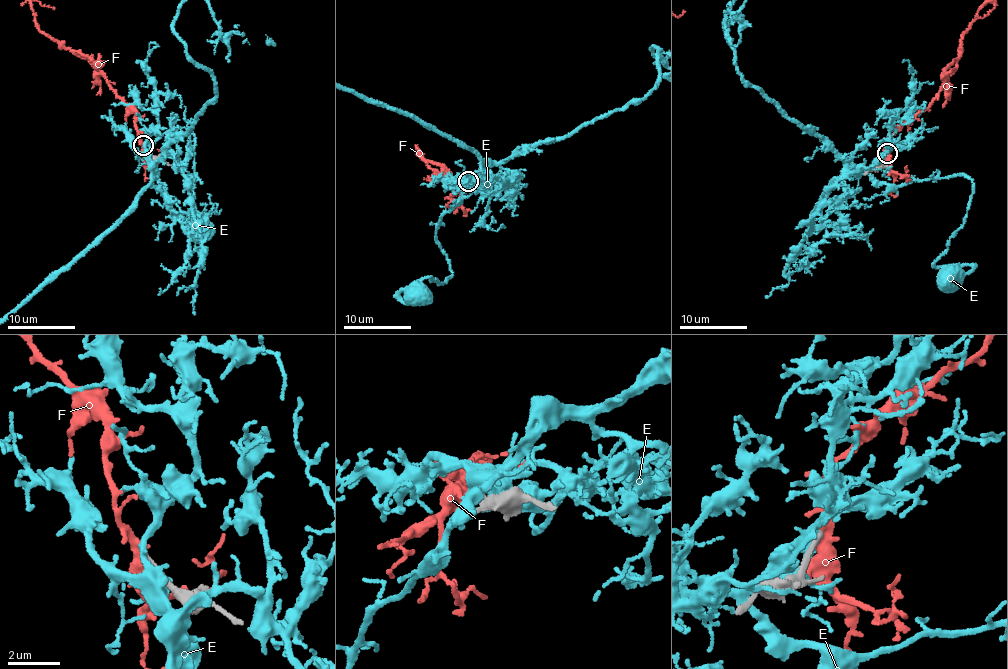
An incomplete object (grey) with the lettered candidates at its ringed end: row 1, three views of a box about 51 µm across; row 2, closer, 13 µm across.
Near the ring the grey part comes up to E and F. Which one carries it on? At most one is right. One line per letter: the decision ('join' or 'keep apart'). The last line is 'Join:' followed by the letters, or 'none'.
E: keep apart
F: join
Join: F

